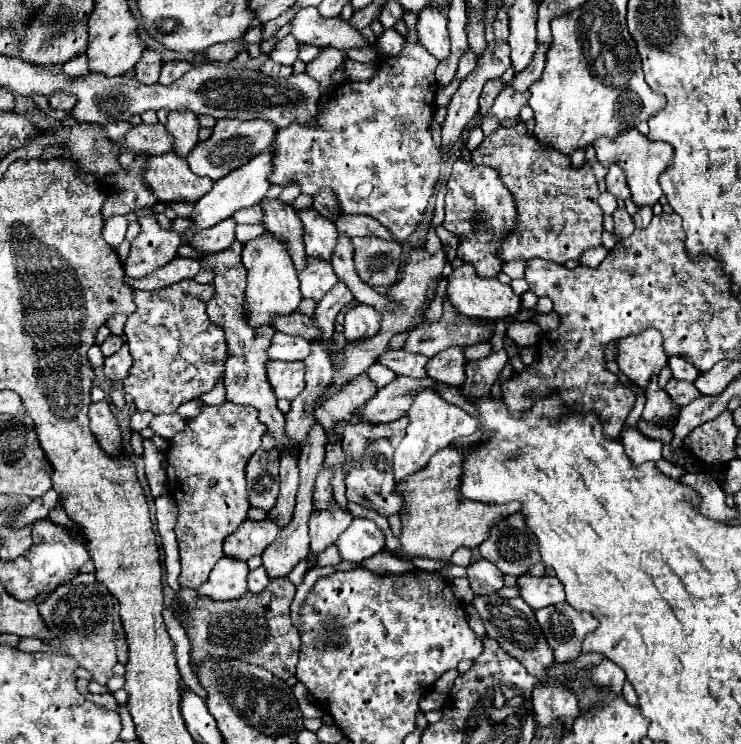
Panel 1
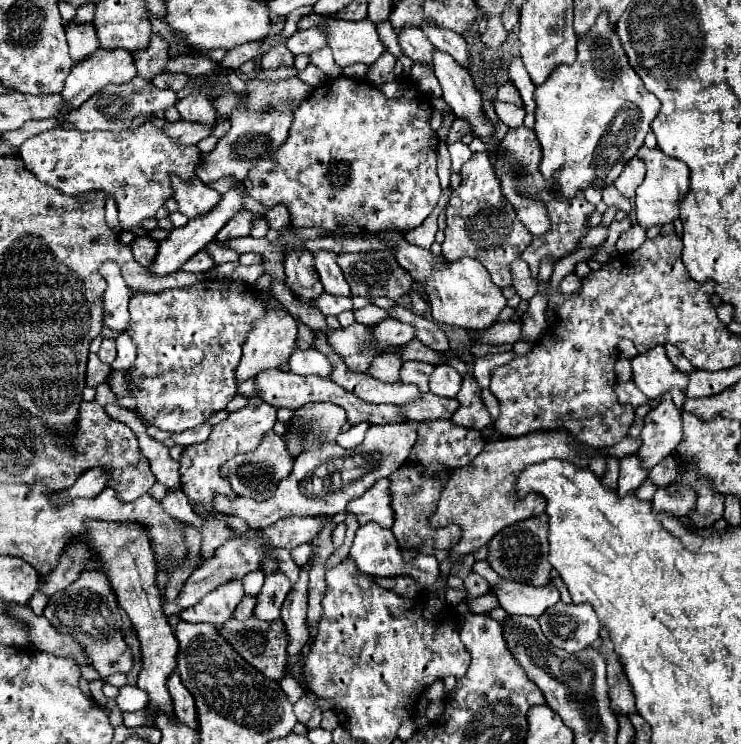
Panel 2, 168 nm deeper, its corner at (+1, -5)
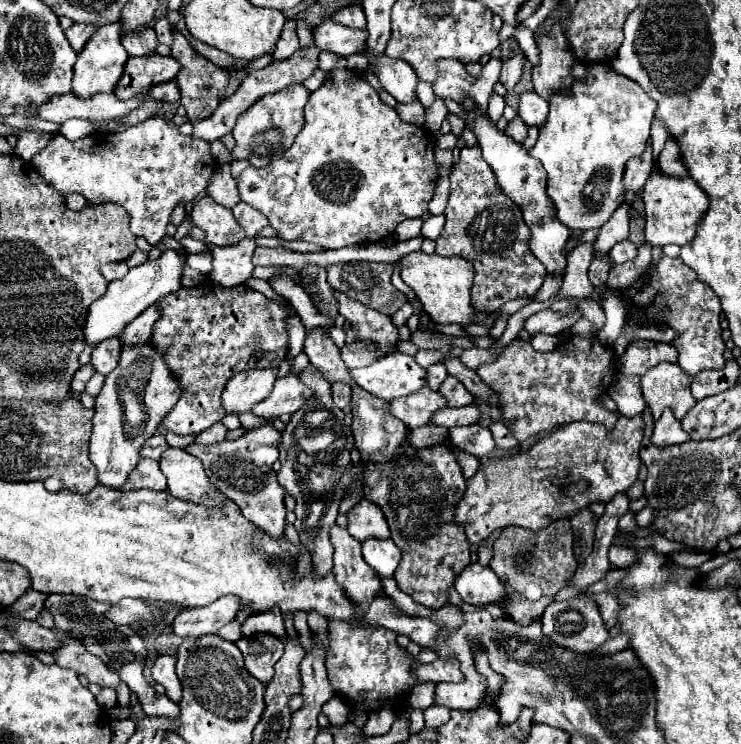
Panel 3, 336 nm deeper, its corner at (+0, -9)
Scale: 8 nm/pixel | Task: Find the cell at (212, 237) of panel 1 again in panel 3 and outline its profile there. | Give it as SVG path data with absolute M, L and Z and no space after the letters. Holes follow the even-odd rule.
M243 202L233 206L231 212L233 212L237 224L245 230L247 238L255 238L259 234L259 230L269 224L261 212L255 212L255 208L251 208L249 204L243 204Z

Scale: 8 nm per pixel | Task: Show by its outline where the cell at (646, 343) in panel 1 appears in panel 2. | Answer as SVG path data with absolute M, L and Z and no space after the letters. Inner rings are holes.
M654 346L632 358L632 370L636 386L648 396L648 400L662 398L674 388L684 392L688 386L688 374L678 372L678 368L672 366L664 346Z

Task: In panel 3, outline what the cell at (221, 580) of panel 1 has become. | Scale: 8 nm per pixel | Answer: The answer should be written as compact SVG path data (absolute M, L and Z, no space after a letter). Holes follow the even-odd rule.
M221 596L203 608L185 608L173 620L173 632L181 638L199 638L203 634L217 634L225 624L235 620L239 600L235 596Z

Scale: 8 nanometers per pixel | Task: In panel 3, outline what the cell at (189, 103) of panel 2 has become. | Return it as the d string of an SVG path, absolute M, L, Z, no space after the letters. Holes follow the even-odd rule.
M177 32L173 36L175 36L175 40L173 40L173 46L171 46L171 56L175 60L179 60L181 66L183 66L179 76L175 78L175 82L181 88L181 104L185 106L187 118L191 122L203 120L203 118L211 116L215 112L215 108L219 106L219 102L225 98L225 90L227 90L227 84L229 84L229 70L221 68L221 66L215 66L207 58L193 52L193 48L189 46L189 42L187 42L187 38L183 34Z

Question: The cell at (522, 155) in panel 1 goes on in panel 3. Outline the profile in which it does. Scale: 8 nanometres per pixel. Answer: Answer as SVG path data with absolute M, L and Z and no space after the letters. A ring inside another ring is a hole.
M515 118L515 120L511 120L509 122L509 126L505 128L505 132L507 132L507 136L511 136L515 142L525 142L525 138L527 138L527 124L523 124L523 120L519 120L519 118Z

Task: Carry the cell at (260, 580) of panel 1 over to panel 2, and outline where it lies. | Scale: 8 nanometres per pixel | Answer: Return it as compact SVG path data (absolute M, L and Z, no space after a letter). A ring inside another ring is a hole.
M244 596L244 600L242 600L242 602L238 604L238 608L234 610L234 618L236 618L236 620L246 620L246 618L252 614L254 606L256 606L256 600L250 598L250 596Z

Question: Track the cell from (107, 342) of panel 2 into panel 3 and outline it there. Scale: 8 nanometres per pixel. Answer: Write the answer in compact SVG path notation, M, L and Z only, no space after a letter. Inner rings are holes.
M117 338L111 340L103 340L93 348L91 354L91 364L99 374L107 374L113 372L119 366L119 358L121 358L121 342Z

